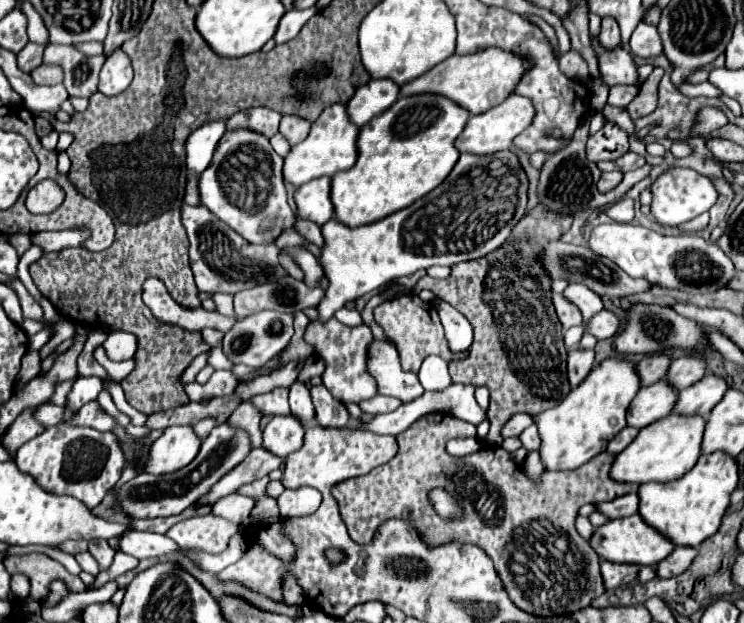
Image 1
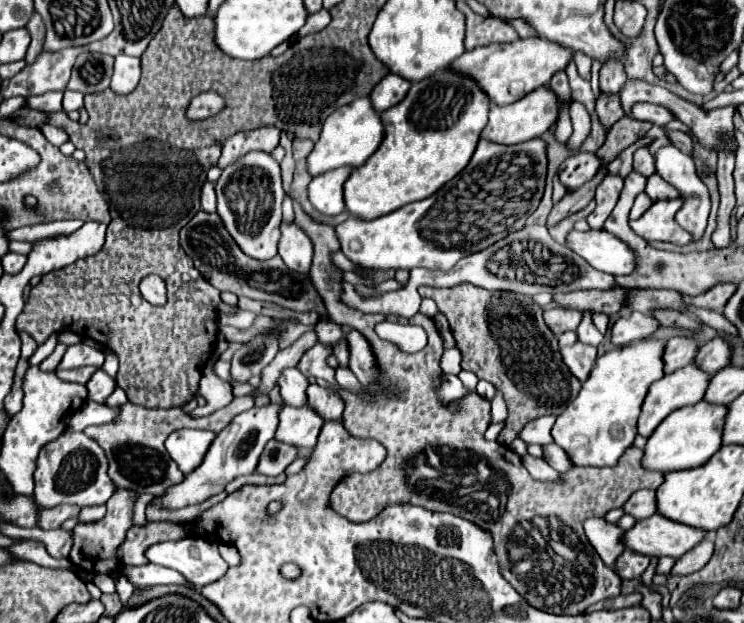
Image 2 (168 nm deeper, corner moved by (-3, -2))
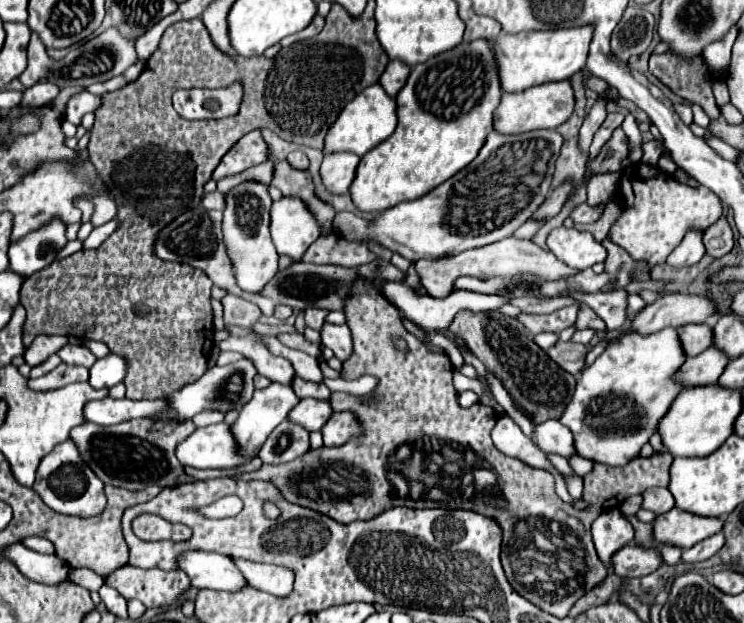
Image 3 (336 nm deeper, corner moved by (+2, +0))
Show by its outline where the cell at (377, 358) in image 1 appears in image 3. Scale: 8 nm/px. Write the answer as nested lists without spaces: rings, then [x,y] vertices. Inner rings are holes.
[[[324,324],[320,330],[320,340],[322,340],[322,346],[330,348],[336,358],[346,360],[350,356],[352,336],[350,336],[350,328],[346,324],[342,324],[342,326]]]

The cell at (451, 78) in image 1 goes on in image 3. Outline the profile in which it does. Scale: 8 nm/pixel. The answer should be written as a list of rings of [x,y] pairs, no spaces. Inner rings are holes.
[[[594,26],[546,30],[546,32],[526,32],[526,34],[508,34],[494,40],[494,50],[498,58],[502,90],[504,92],[522,92],[530,86],[538,86],[554,80],[568,80],[576,72],[586,68],[588,46],[592,42]]]

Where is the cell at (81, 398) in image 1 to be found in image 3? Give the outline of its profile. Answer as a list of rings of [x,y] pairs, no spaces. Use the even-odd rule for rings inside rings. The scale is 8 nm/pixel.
[[[110,352],[104,358],[98,358],[90,368],[90,386],[94,388],[112,388],[120,384],[126,376],[126,360],[120,354]]]

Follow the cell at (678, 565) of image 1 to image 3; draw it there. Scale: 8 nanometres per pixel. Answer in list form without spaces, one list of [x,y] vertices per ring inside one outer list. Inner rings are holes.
[[[718,532],[702,542],[698,542],[692,548],[686,548],[682,554],[682,562],[702,562],[708,560],[710,556],[714,556],[720,548],[724,546],[724,532]]]

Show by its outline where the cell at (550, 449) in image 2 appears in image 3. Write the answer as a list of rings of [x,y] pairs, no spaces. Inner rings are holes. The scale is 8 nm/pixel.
[[[574,456],[574,458],[570,458],[568,462],[570,462],[570,466],[574,468],[574,472],[576,472],[578,476],[586,476],[586,474],[592,472],[592,468],[594,468],[594,462],[590,462],[590,460],[582,458],[582,456]]]

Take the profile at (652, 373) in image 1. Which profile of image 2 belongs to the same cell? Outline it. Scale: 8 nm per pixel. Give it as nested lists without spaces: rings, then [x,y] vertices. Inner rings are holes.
[[[671,338],[665,344],[663,352],[663,364],[665,364],[665,374],[675,372],[677,368],[683,368],[693,362],[697,352],[697,344],[691,338]]]

